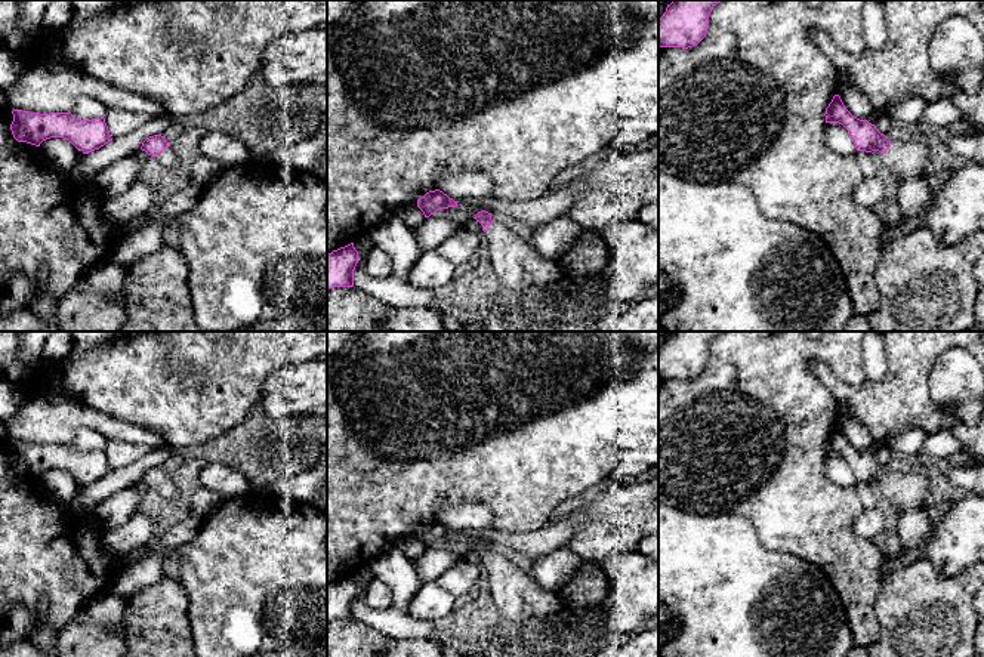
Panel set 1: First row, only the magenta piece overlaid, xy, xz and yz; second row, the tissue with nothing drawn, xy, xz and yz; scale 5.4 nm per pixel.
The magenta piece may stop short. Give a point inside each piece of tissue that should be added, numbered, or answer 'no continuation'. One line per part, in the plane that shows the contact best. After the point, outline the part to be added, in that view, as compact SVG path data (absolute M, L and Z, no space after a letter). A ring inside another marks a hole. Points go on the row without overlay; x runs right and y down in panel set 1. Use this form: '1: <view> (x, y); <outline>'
1: xy (167, 490); M169 478L169 479L164 479L161 485L158 485L157 488L157 493L166 499L166 500L170 500L173 502L175 497L176 497L176 485L173 484L173 481Z

